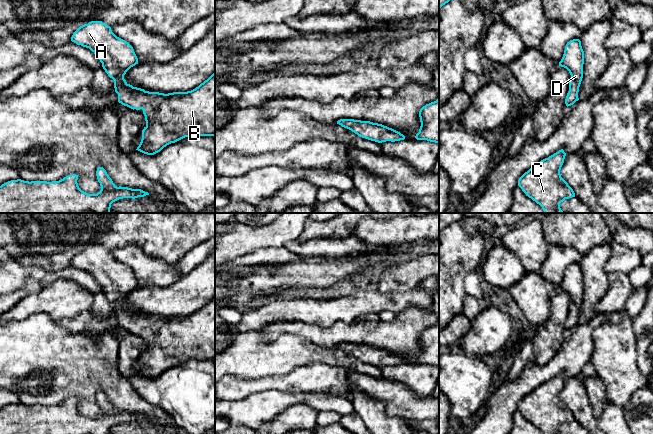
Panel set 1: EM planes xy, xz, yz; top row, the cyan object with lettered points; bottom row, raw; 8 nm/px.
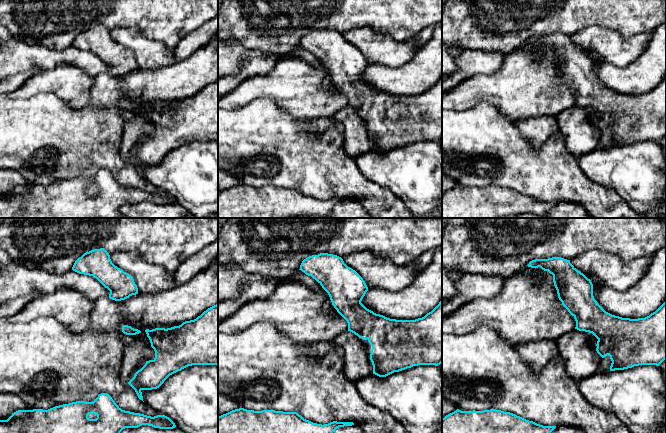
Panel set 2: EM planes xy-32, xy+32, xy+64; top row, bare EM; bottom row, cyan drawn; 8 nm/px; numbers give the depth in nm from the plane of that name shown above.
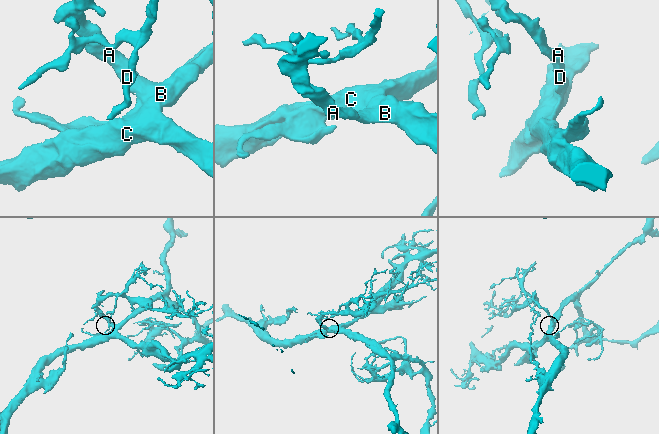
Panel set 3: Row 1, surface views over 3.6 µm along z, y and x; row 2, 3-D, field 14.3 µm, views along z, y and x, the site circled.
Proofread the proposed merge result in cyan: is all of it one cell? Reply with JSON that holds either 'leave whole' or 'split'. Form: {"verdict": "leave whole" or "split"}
{"verdict": "leave whole"}

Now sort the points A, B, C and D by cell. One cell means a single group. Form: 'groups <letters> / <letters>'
groups A B C D

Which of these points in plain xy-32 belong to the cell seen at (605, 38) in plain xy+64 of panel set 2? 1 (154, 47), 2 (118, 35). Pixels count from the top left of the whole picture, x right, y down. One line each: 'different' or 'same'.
1: same
2: same

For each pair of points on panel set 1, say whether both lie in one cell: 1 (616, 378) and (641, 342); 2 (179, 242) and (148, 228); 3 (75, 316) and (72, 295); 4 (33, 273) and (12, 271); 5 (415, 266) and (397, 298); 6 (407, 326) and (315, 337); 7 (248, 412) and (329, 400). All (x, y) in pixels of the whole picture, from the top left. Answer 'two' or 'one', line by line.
1: two
2: one
3: one
4: one
5: two
6: one
7: one

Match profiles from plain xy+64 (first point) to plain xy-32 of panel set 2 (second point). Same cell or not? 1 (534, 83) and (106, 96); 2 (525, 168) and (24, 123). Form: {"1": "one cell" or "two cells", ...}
{"1": "two cells", "2": "one cell"}

